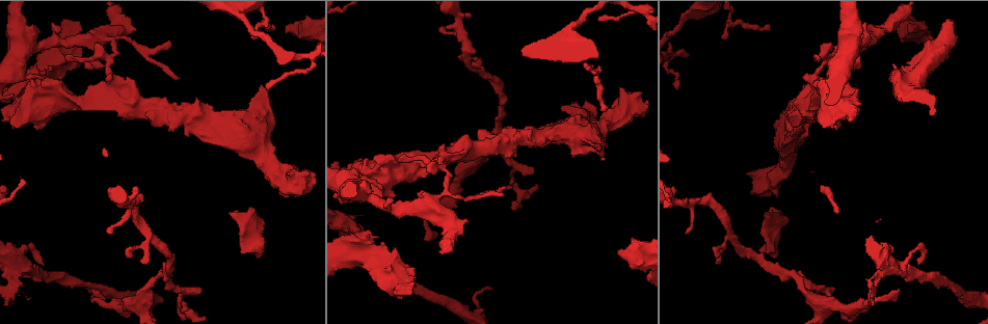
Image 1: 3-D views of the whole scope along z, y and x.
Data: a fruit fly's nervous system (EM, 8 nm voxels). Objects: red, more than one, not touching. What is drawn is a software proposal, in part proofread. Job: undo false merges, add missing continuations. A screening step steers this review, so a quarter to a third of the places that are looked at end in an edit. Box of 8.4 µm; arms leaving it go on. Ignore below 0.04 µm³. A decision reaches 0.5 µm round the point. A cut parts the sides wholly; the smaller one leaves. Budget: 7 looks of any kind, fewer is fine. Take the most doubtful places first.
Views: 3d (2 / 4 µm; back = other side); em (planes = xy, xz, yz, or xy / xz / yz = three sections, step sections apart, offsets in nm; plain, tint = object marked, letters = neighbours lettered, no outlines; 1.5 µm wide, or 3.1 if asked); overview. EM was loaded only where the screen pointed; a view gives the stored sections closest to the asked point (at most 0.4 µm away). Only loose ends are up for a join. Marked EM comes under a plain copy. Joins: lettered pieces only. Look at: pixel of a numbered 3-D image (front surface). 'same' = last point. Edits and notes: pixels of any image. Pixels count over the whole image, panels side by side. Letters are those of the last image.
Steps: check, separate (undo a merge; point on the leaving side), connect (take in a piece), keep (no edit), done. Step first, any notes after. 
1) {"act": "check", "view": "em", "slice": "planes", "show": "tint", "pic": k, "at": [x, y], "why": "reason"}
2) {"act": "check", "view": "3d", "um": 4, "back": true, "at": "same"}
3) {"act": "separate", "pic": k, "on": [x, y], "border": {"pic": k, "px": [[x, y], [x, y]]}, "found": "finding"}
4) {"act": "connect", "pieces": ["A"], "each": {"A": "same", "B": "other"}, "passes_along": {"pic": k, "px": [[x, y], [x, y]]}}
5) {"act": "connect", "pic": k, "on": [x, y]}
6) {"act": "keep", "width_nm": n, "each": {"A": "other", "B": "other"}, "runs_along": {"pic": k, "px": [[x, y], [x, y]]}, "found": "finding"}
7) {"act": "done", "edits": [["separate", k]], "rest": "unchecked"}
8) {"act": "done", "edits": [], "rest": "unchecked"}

{"act": "check", "view": "3d", "um": 2, "back": true, "pic": 1, "at": [251, 250], "why": "free end"}

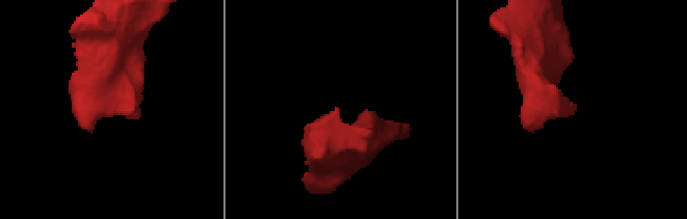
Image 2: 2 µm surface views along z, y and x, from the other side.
{"act": "check", "view": "em", "um": 3.1, "slice": "planes", "show": "letters", "pic": 2, "at": [336, 111], "why": "now the EM"}

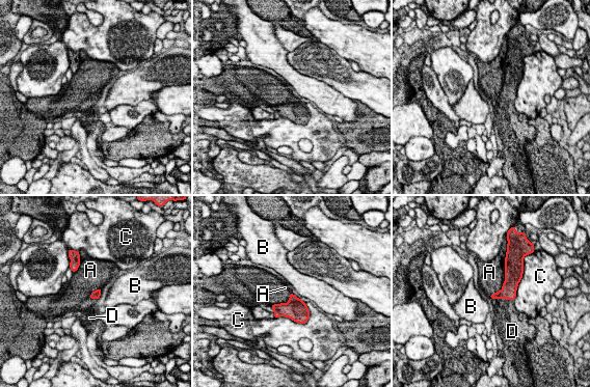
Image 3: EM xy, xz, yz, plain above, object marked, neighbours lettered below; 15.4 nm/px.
{"act": "connect", "pic": 3, "on": [505, 313], "each": {"A": "other", "B": "other", "C": "other", "D": "same"}, "passes_along": {"pic": 3, "px": [[508, 292], [503, 298], [505, 313]]}, "found": "the neuron continues"}

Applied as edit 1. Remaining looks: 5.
{"act": "check", "view": "overview", "why": "redraw"}

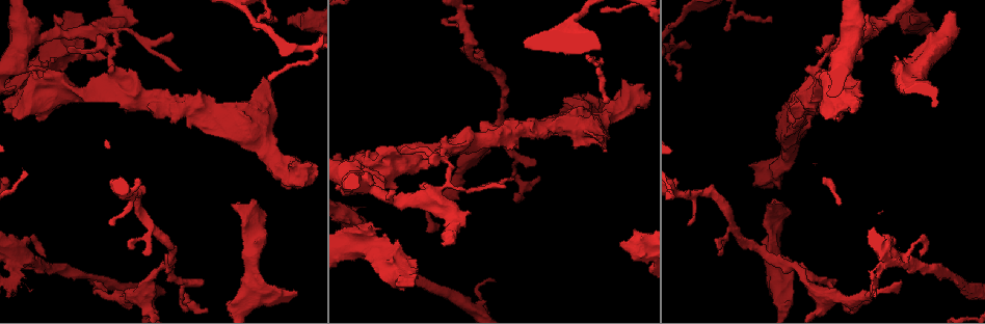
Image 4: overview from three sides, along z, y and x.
{"act": "check", "view": "3d", "um": 2, "back": true, "pic": 4, "at": [621, 244], "why": "stops while still wide"}

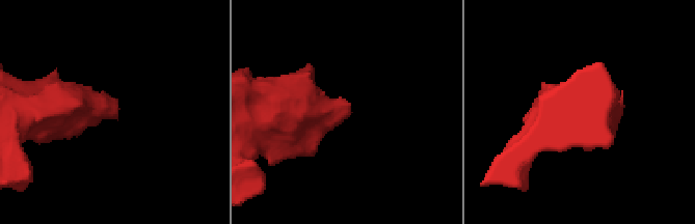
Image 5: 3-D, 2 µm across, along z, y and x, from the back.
{"act": "check", "view": "em", "slice": "yz", "step": 4, "show": "letters", "pic": 5, "at": [117, 101], "why": "now the EM"}

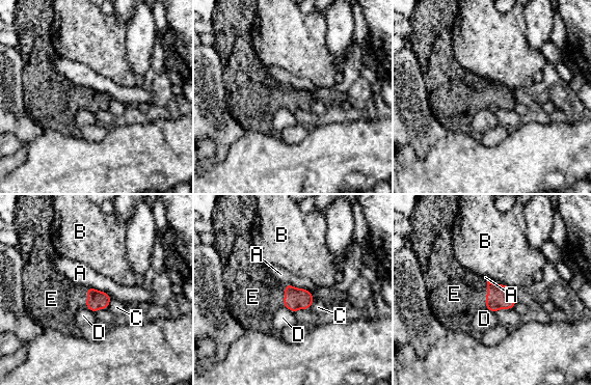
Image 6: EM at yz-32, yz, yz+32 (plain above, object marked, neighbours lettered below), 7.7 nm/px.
{"act": "check", "view": "em", "slice": "planes", "show": "letters", "at": "same", "why": "another direction"}

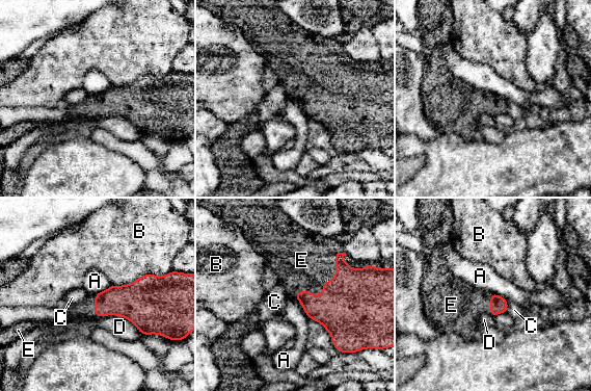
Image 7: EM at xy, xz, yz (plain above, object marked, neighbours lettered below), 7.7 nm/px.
{"act": "connect", "pic": 7, "on": [301, 260], "each": {"A": "other", "B": "other", "C": "other", "D": "other", "E": "same"}, "passes_along": {"pic": 7, "px": [[350, 302], [323, 284], [301, 260]]}, "found": "the neuron continues"}

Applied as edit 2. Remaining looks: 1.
{"act": "done", "edits": [["connect", 3], ["connect", 7]], "rest": "unchecked"}

